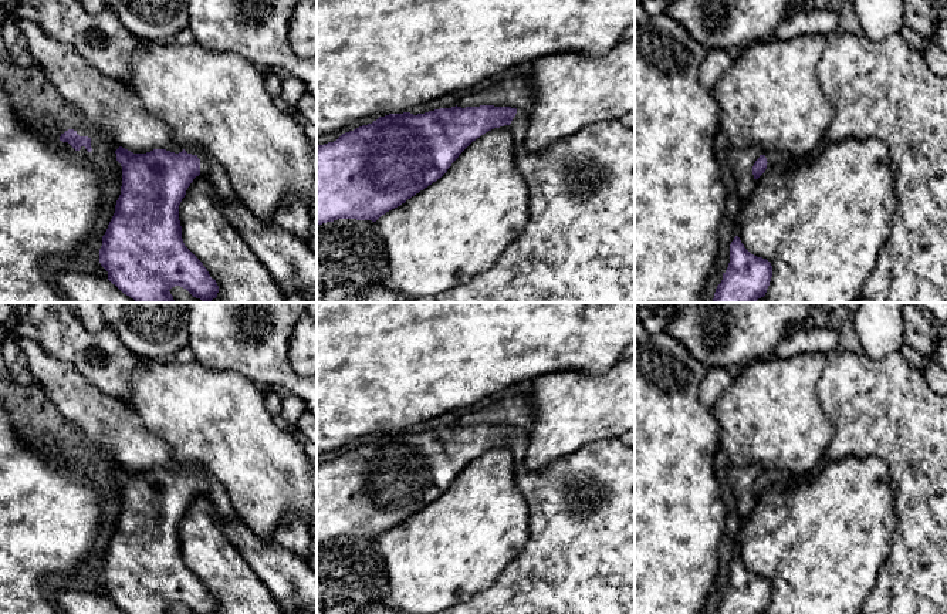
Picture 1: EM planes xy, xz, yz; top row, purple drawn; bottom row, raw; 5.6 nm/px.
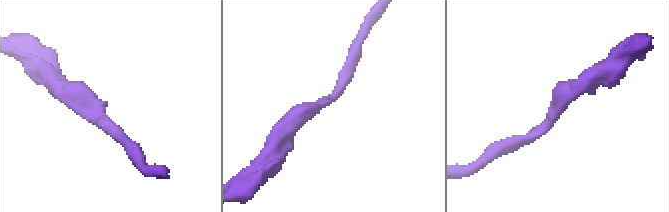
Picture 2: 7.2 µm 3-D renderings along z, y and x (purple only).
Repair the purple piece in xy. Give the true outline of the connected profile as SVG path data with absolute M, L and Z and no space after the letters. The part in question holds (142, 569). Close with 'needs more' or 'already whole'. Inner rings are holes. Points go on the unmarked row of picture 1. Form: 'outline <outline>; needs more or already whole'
outline M122 465L115 472L122 485L122 505L115 532L102 554L99 567L99 581L108 590L108 598L126 614L172 614L169 608L175 604L186 607L192 614L217 614L219 604L216 598L185 564L179 539L179 523L193 497L199 493L209 495L206 473L192 473L185 468L179 472L166 468L133 472Z; needs more

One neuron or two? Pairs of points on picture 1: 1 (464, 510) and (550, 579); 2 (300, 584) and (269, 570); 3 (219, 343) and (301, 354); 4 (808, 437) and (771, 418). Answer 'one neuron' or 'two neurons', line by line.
1: two neurons
2: one neuron
3: two neurons
4: one neuron

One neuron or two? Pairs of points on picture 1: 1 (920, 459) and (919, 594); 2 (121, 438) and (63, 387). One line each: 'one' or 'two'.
1: one
2: one

